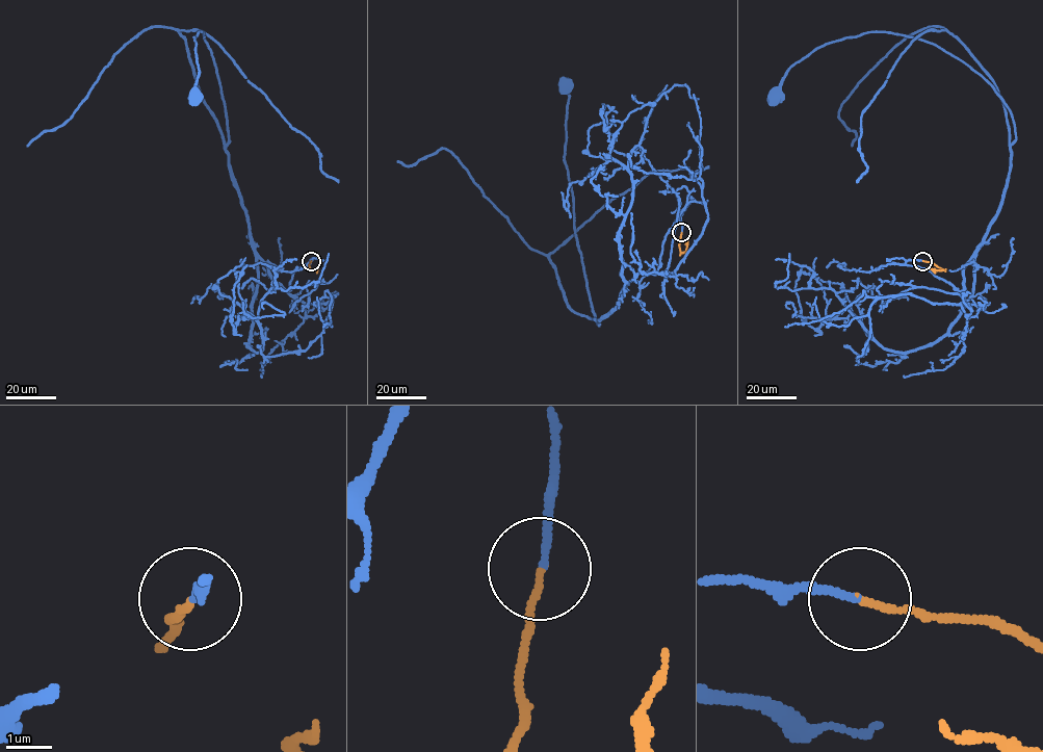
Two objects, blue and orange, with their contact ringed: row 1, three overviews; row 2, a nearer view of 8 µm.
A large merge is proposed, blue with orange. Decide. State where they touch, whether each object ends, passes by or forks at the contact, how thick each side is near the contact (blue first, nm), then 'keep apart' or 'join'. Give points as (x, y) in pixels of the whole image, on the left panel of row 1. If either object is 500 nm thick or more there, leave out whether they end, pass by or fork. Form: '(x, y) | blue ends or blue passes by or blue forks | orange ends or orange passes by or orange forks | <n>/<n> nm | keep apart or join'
(311, 261) | blue ends | orange ends | 140/130 nm | join

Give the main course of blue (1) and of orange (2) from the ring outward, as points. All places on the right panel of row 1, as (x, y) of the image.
1: (923, 261), (906, 264), (961, 291), (1000, 203), (1015, 127), (994, 88), (868, 31), (815, 48), (776, 96)
2: (923, 261), (943, 269), (928, 267)

